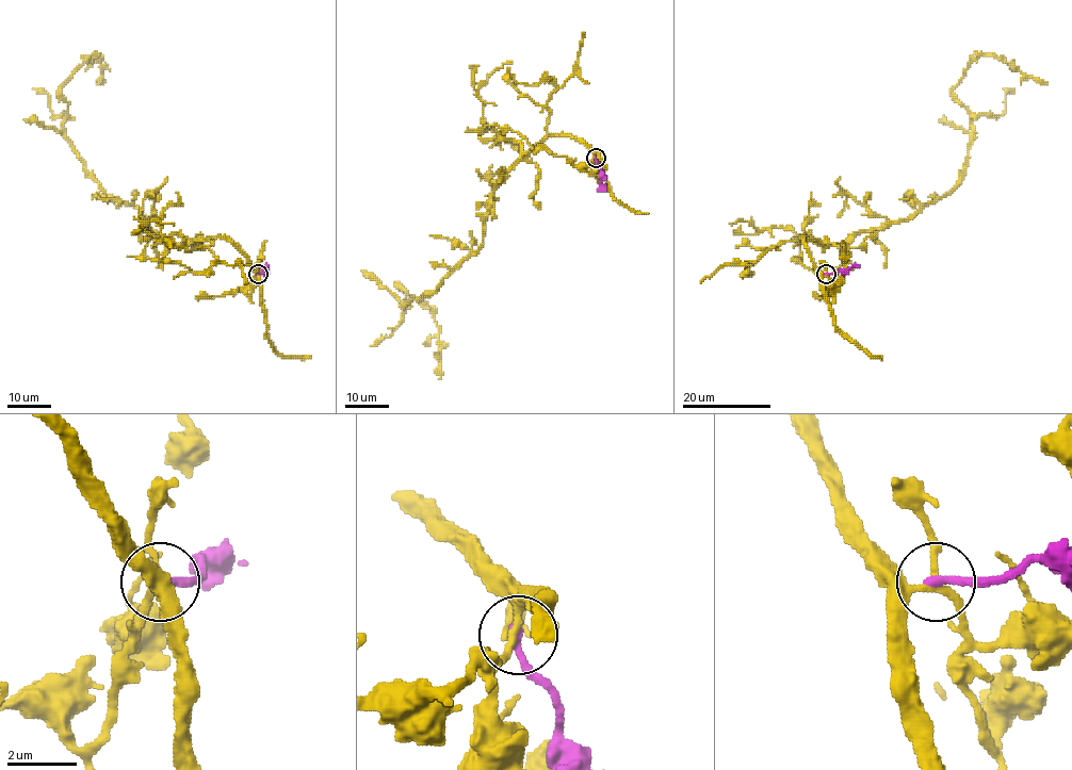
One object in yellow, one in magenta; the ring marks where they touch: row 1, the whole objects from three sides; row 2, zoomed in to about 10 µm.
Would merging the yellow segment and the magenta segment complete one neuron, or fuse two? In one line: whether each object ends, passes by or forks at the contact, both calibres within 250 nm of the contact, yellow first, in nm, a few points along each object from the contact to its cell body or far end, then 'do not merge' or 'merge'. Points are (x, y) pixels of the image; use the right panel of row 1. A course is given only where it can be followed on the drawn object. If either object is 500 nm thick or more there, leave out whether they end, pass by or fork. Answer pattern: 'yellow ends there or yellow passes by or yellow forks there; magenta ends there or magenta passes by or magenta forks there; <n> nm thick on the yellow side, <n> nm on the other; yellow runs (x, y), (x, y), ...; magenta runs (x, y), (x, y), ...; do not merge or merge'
yellow forks there; magenta ends there; 190 nm thick on the yellow side, 260 nm on the other; yellow runs (826, 275), (804, 236), (880, 230), (959, 179), (972, 126), (953, 87), (968, 65), (989, 54), (1048, 83); magenta runs (826, 275), (860, 266); do not merge

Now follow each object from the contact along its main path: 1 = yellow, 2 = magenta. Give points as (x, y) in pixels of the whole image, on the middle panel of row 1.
1: (596, 158), (546, 135), (493, 192), (483, 245), (421, 297), (402, 304), (396, 284), (433, 312), (439, 379)
2: (596, 158), (600, 166), (601, 187), (606, 192)

